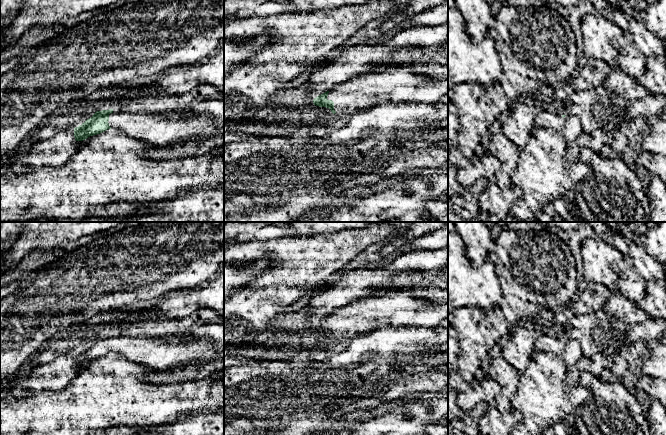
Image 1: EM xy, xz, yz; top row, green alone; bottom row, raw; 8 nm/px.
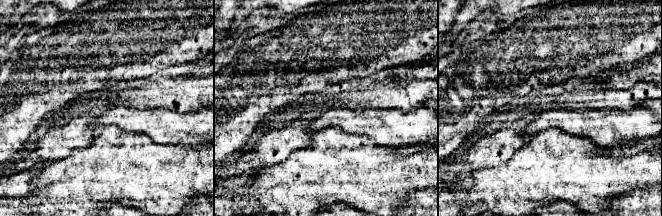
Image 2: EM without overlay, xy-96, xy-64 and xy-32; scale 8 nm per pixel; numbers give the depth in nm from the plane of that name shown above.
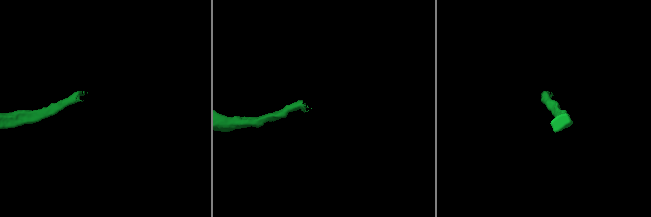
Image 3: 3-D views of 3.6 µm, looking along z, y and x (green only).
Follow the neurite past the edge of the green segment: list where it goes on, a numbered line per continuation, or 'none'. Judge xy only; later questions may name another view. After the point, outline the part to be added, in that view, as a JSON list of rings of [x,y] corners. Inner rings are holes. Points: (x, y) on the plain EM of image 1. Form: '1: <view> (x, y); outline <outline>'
1: xy (158, 353); outline [[[113,333],[109,338],[109,350],[122,355],[125,359],[149,367],[157,371],[166,371],[190,361],[210,361],[224,358],[224,350],[214,346],[208,338],[192,338],[183,335],[171,335],[165,337],[133,337]]]

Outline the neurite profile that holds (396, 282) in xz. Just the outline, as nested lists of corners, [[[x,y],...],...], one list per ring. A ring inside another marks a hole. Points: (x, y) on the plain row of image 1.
[[[448,264],[440,269],[430,271],[403,270],[395,279],[374,283],[369,288],[406,289],[432,286],[439,289],[448,288]]]

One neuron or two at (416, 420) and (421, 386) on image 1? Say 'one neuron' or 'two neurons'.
two neurons

